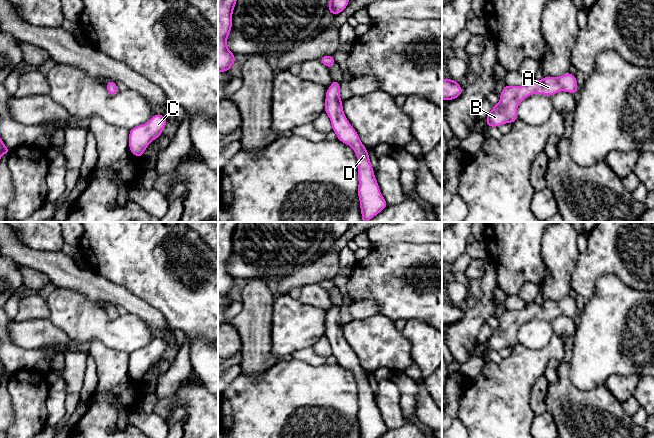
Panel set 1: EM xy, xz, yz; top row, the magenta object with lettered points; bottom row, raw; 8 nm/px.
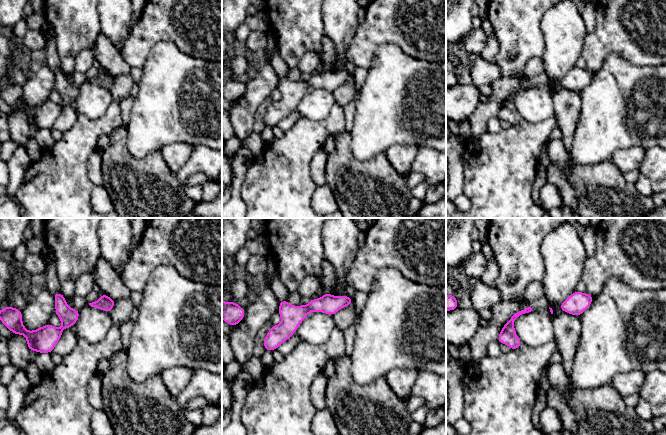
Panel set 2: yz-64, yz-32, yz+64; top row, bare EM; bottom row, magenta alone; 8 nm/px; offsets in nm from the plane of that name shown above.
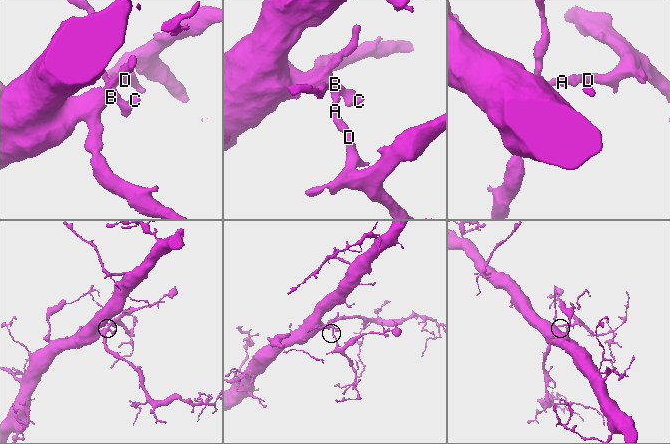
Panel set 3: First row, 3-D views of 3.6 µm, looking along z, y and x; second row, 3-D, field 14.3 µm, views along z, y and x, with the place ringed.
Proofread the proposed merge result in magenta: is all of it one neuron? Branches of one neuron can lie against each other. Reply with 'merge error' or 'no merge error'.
no merge error

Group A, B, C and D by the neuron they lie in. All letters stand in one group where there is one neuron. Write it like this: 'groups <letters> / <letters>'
groups A B C D

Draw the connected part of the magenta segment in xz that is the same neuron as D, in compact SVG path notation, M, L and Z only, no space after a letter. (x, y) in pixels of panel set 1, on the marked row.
M332 79L332 85L326 91L324 112L329 116L332 131L335 132L338 140L352 147L357 156L359 181L357 193L362 222L368 222L383 211L388 203L380 192L367 148L362 144L358 133L343 112L340 85L340 82Z

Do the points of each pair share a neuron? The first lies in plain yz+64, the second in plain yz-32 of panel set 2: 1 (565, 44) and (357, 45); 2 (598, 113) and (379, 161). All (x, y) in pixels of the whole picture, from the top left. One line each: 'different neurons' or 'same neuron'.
1: different neurons
2: different neurons

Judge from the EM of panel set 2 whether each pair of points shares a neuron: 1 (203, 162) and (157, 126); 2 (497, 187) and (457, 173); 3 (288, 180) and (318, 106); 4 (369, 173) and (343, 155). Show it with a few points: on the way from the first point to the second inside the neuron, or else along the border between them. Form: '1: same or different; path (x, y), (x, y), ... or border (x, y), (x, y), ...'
1: different; border (192, 145), (206, 145), (211, 149)
2: different; border (461, 152), (464, 176), (463, 192)
3: different; border (332, 106), (329, 113), (318, 120), (300, 116)
4: same; path (363, 173), (349, 161)

